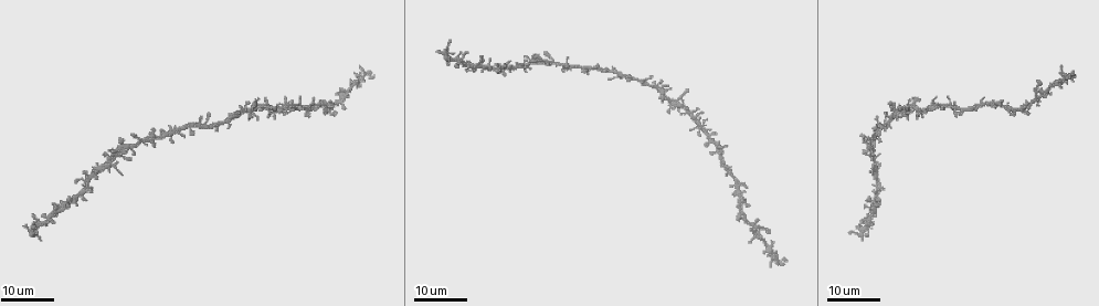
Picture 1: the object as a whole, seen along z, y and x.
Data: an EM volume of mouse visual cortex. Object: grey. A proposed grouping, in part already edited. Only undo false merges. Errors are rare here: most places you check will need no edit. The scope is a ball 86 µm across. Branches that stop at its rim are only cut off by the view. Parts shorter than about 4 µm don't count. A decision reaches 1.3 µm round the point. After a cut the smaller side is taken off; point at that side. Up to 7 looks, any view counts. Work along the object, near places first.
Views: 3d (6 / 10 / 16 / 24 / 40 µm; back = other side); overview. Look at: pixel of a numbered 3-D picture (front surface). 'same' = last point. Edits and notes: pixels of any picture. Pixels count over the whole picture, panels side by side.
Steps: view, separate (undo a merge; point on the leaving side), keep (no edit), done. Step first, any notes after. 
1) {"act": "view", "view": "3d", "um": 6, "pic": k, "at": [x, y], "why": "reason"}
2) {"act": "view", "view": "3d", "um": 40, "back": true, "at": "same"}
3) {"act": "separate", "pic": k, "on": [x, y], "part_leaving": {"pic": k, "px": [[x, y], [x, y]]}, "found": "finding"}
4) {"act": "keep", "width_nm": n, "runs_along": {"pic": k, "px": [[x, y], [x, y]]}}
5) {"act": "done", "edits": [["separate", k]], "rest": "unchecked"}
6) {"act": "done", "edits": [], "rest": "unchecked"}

{"act": "view", "view": "3d", "um": 16, "pic": 1, "at": [737, 195], "why": "thin neck"}

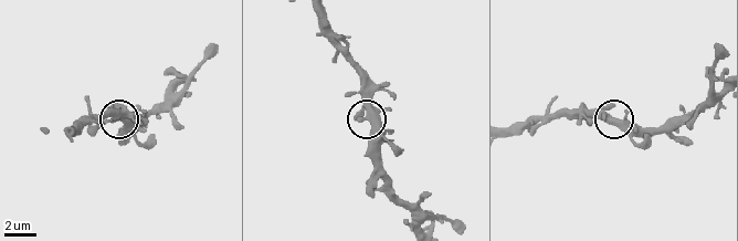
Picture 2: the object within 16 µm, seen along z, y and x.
{"act": "view", "view": "3d", "um": 10, "pic": 2, "at": [367, 115], "why": "closer look"}

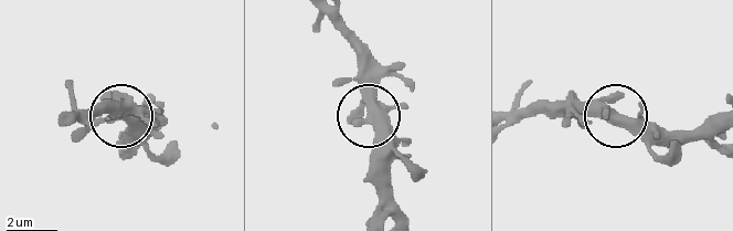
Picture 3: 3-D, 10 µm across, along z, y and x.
{"act": "keep", "found": "one neuron here"}

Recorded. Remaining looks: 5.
{"act": "view", "view": "3d", "um": 24, "pic": 1, "at": [554, 59], "why": "four or more arms meet"}

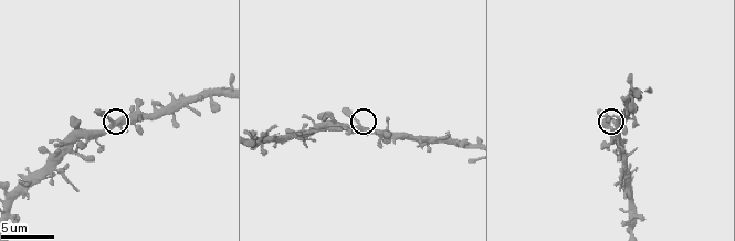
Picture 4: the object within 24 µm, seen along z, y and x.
{"act": "view", "view": "3d", "um": 6, "pic": 4, "at": [360, 124]}

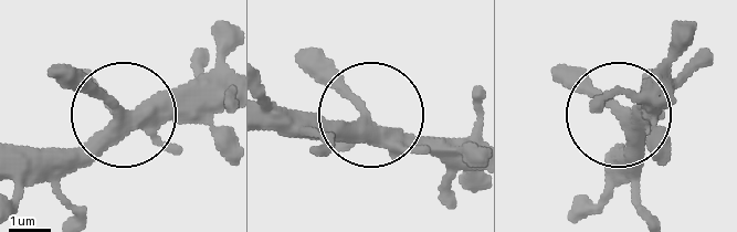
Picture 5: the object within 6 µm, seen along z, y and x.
{"act": "keep", "width_nm": 320, "runs_along": {"pic": 5, "px": [[656, 83], [618, 114], [554, 75]]}, "found": "all the same neuron"}

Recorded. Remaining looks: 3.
{"act": "view", "view": "3d", "um": 24, "pic": 1, "at": [232, 121], "why": "looks like a crossing"}

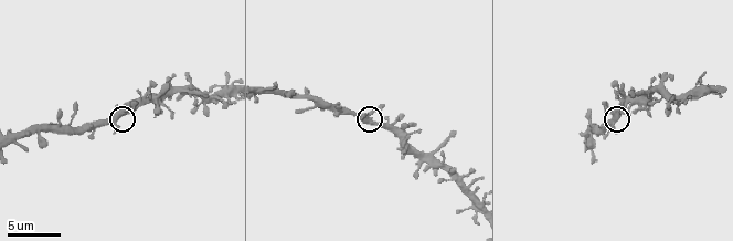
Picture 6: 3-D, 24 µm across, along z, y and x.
{"act": "view", "view": "3d", "um": 10, "pic": 6, "at": [120, 117]}

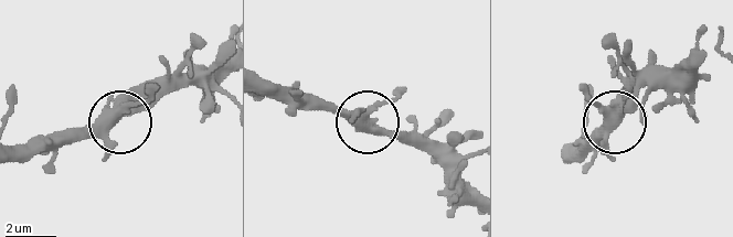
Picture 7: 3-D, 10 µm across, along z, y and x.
{"act": "keep", "runs_along": {"pic": 7, "px": [[108, 106], [115, 117], [126, 117], [161, 82]]}, "found": "continuous, no second neuron"}

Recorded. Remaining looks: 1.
{"act": "view", "view": "3d", "um": 6, "pic": 6, "at": [430, 156]}

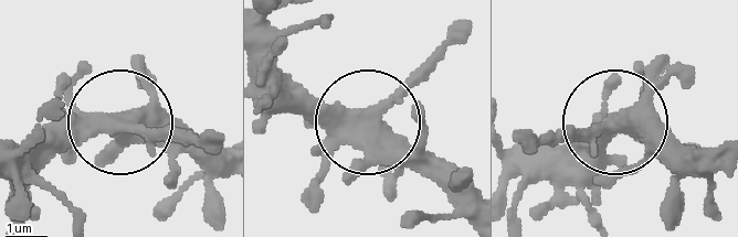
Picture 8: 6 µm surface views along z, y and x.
{"act": "keep", "width_nm": 410, "runs_along": {"pic": 8, "px": [[538, 171], [604, 126], [541, 132]]}, "found": "continuous, no second neuron"}

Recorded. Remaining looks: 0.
{"act": "done", "edits": [], "rest": "unchecked"}

